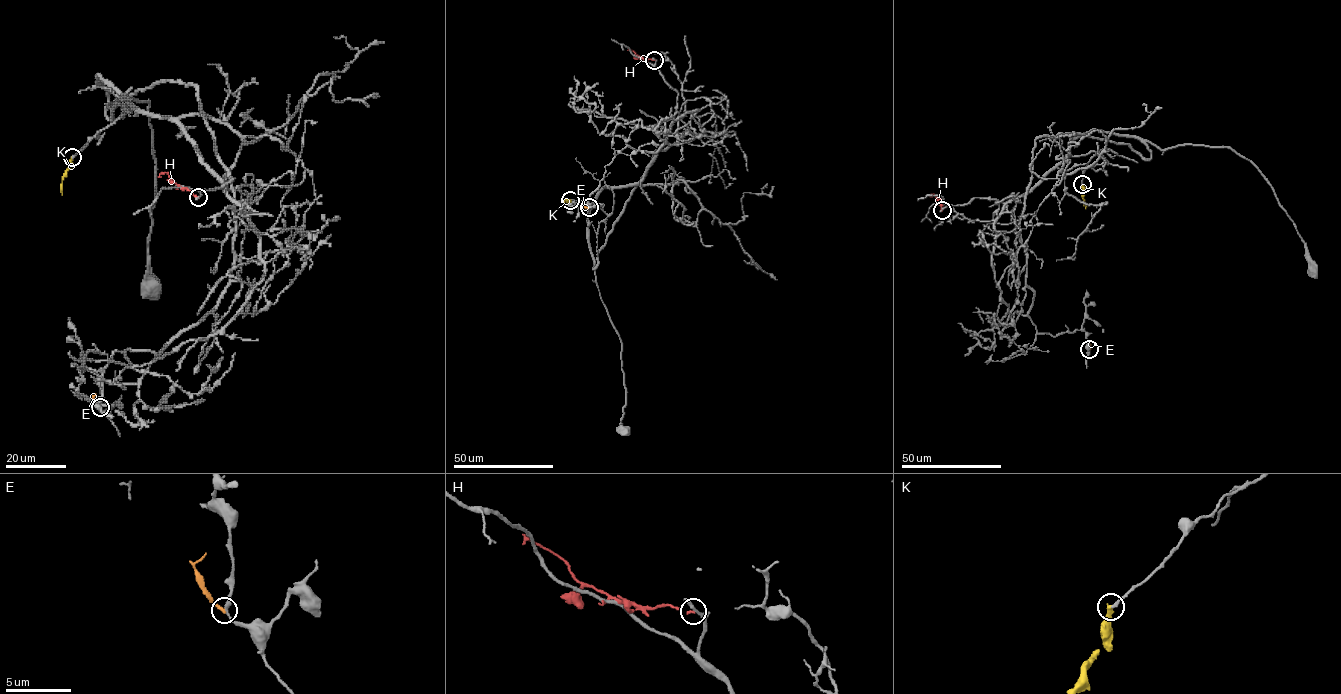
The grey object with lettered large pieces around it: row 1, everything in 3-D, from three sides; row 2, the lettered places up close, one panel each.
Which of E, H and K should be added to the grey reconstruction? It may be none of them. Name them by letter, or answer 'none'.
none

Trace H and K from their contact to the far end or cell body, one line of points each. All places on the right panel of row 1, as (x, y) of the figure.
H: (941, 210), (940, 203), (933, 194), (931, 197)
K: (1082, 184), (1086, 208)

